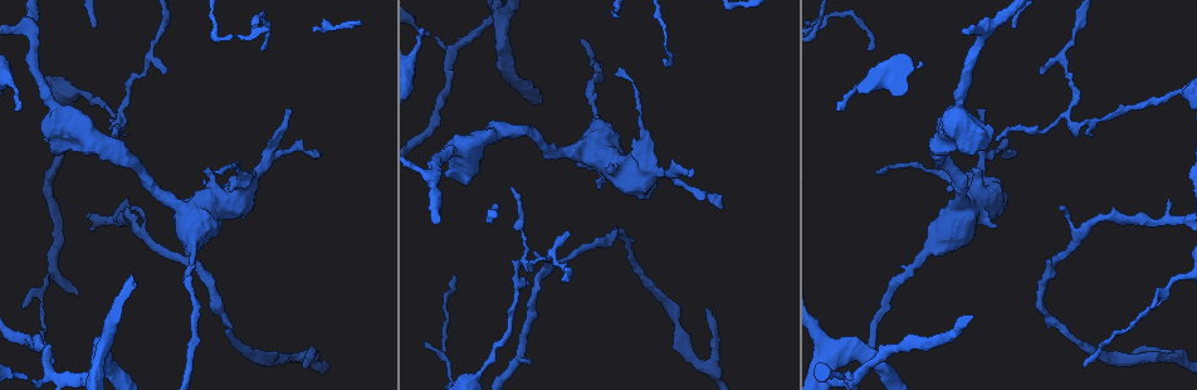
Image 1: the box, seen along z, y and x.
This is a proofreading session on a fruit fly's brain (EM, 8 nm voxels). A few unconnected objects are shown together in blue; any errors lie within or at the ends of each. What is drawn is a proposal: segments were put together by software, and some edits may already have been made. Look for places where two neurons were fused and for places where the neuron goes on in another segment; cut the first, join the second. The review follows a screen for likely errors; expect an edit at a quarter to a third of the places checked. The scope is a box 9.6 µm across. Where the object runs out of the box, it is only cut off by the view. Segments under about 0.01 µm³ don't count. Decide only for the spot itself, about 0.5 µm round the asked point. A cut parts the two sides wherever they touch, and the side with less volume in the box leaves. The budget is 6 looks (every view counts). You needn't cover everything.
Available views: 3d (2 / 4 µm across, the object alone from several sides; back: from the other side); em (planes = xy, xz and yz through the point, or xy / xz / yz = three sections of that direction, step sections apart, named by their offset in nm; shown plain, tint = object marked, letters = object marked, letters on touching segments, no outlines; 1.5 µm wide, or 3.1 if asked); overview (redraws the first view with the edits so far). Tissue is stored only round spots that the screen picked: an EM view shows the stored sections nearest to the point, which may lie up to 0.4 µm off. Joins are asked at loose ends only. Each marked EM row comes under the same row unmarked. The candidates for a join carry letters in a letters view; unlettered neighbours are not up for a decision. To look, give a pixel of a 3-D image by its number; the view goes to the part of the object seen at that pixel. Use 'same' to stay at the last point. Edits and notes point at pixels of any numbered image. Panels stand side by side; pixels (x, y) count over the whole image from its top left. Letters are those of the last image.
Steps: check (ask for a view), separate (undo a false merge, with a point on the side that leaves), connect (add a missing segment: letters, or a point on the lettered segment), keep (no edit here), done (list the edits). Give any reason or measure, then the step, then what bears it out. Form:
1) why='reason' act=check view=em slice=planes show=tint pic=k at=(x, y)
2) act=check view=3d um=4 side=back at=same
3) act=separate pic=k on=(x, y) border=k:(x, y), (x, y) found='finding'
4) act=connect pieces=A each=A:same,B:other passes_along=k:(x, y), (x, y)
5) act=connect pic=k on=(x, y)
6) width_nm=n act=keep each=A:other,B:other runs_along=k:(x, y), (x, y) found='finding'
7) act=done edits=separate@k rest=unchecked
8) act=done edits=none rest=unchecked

why='thin end' act=check view=em slice=planes show=tint pic=1 at=(868, 49)

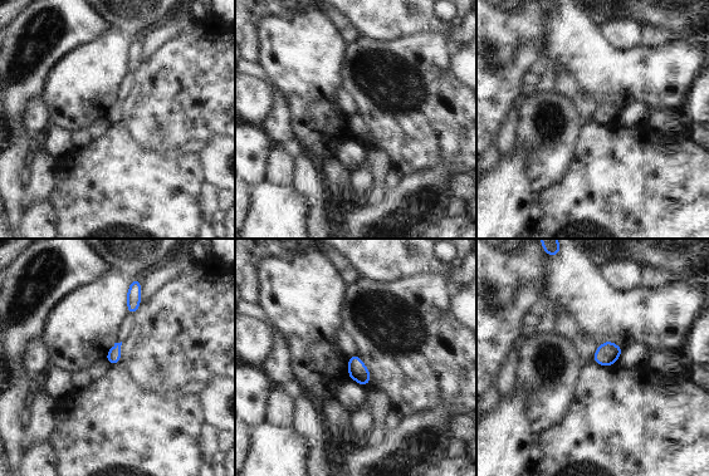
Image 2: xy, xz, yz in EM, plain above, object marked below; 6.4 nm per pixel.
why='see the neighbours' act=check view=em slice=planes show=letters at=same

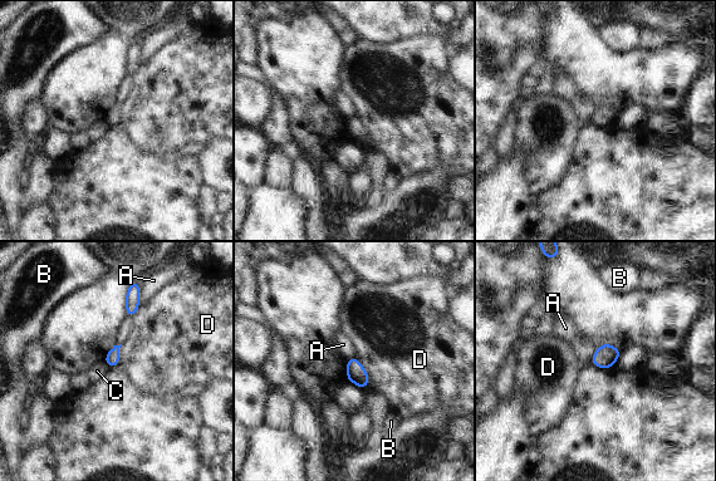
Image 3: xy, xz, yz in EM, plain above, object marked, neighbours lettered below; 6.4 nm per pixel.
act=keep each=A:other,B:other,C:other,D:other border=3:(354, 357), (371, 378) found='none of them fits'

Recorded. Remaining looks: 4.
why='an open end' act=check view=3d um=4 pic=1 at=(978, 108)

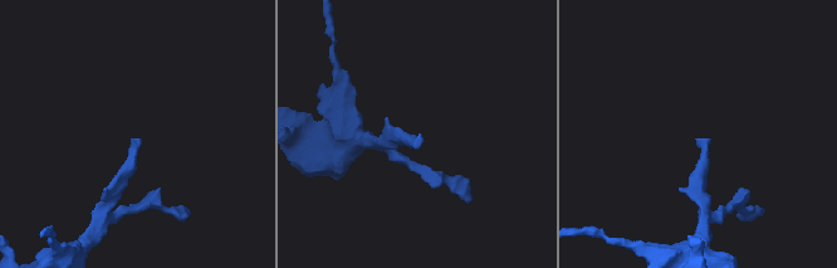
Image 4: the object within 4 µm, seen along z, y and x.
why='need the tissue' act=check view=em slice=planes show=letters pic=4 at=(138, 138)

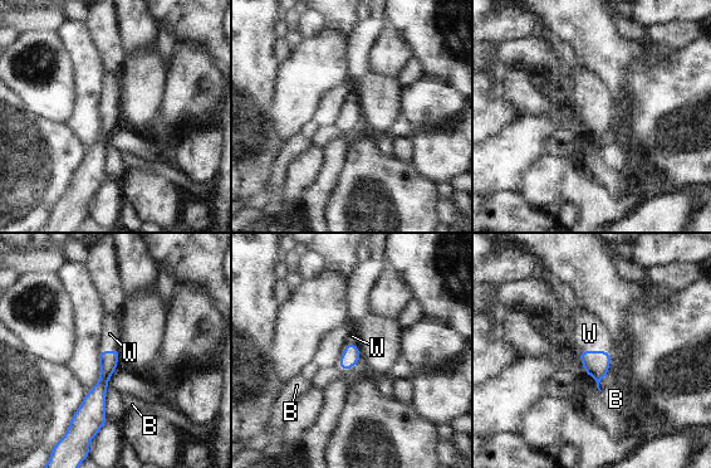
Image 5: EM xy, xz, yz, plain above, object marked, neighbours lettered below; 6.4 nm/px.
longest_contact=W:220nm act=connect pieces=W each=B:other,W:same passes_along=5:(351, 355), (342, 355), (352, 336) found='it goes on there'

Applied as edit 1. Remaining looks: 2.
act=check view=overview

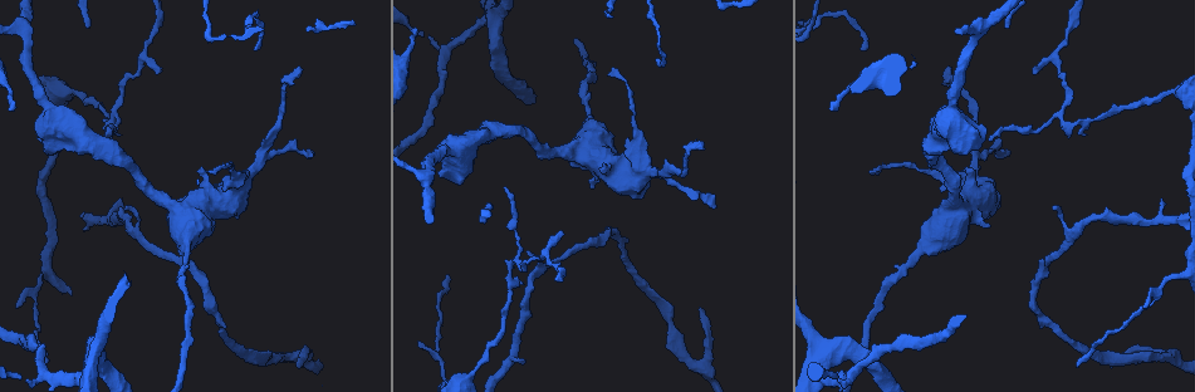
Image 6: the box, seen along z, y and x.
why='sudden change in width' act=check view=em slice=planes show=letters pic=6 at=(470, 373)

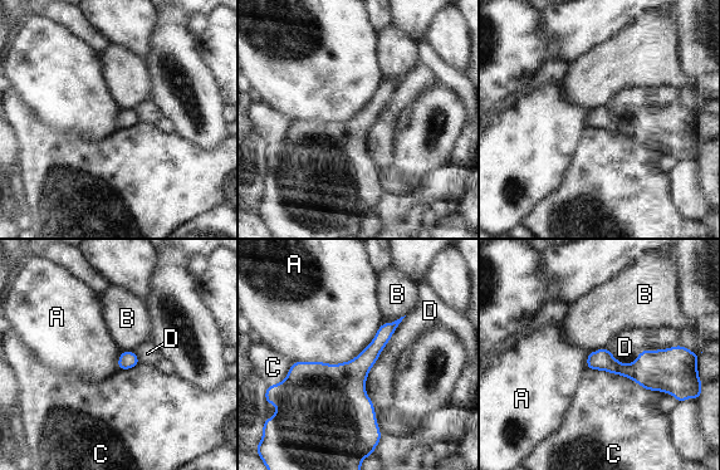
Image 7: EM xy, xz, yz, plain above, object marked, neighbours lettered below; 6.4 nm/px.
width_nm=110 act=keep each=A:other,B:other,C:other,D:other border=7:(381, 323), (348, 361), (293, 362) found='all the same neuron'

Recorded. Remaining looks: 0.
act=done edits=connect@5 rest=unchecked

